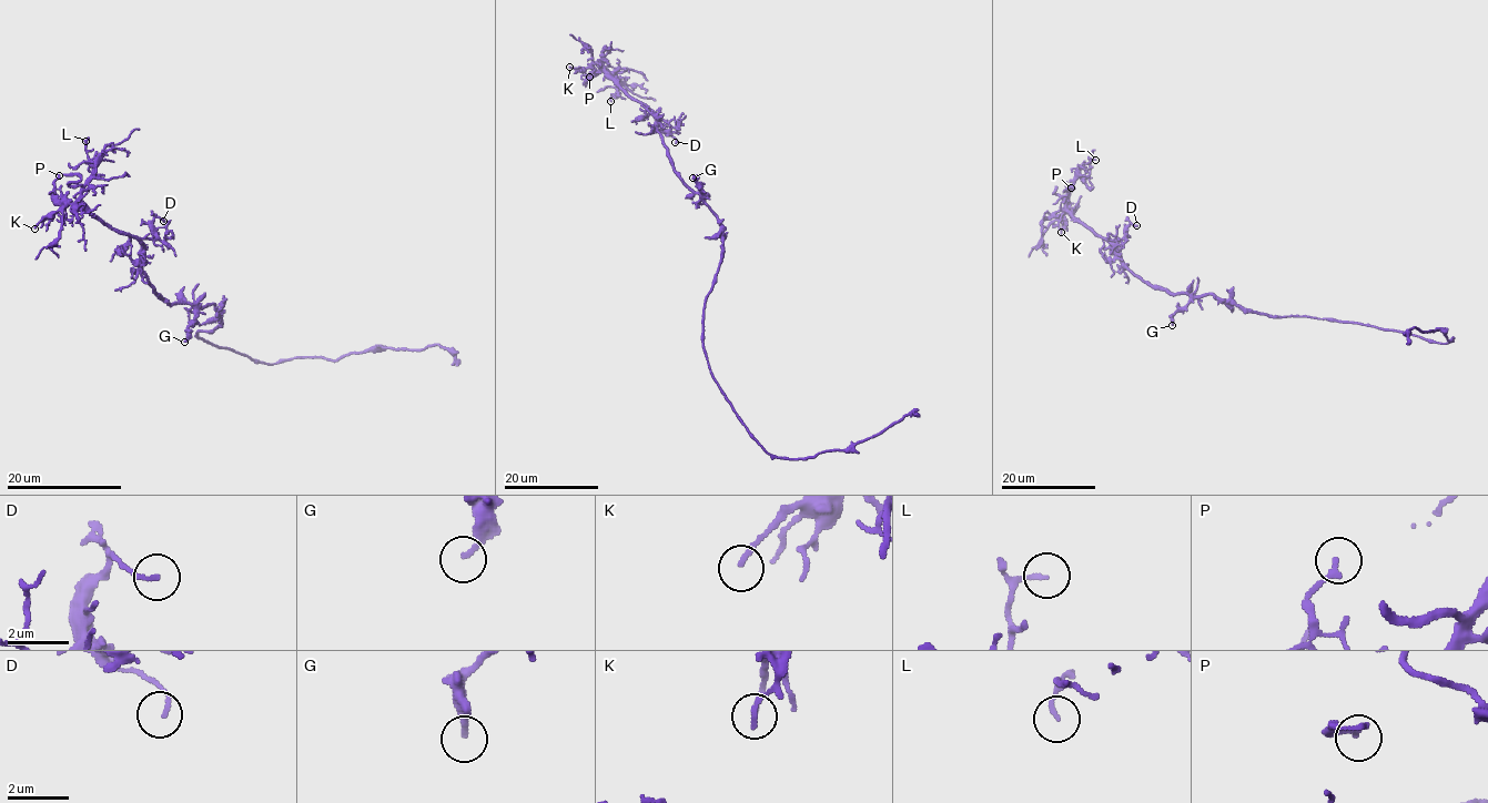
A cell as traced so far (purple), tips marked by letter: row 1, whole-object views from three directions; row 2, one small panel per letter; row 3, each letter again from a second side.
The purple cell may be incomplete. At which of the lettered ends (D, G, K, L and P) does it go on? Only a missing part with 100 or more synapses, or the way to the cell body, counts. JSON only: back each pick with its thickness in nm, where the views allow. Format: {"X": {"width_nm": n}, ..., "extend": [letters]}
{"extend": []}

